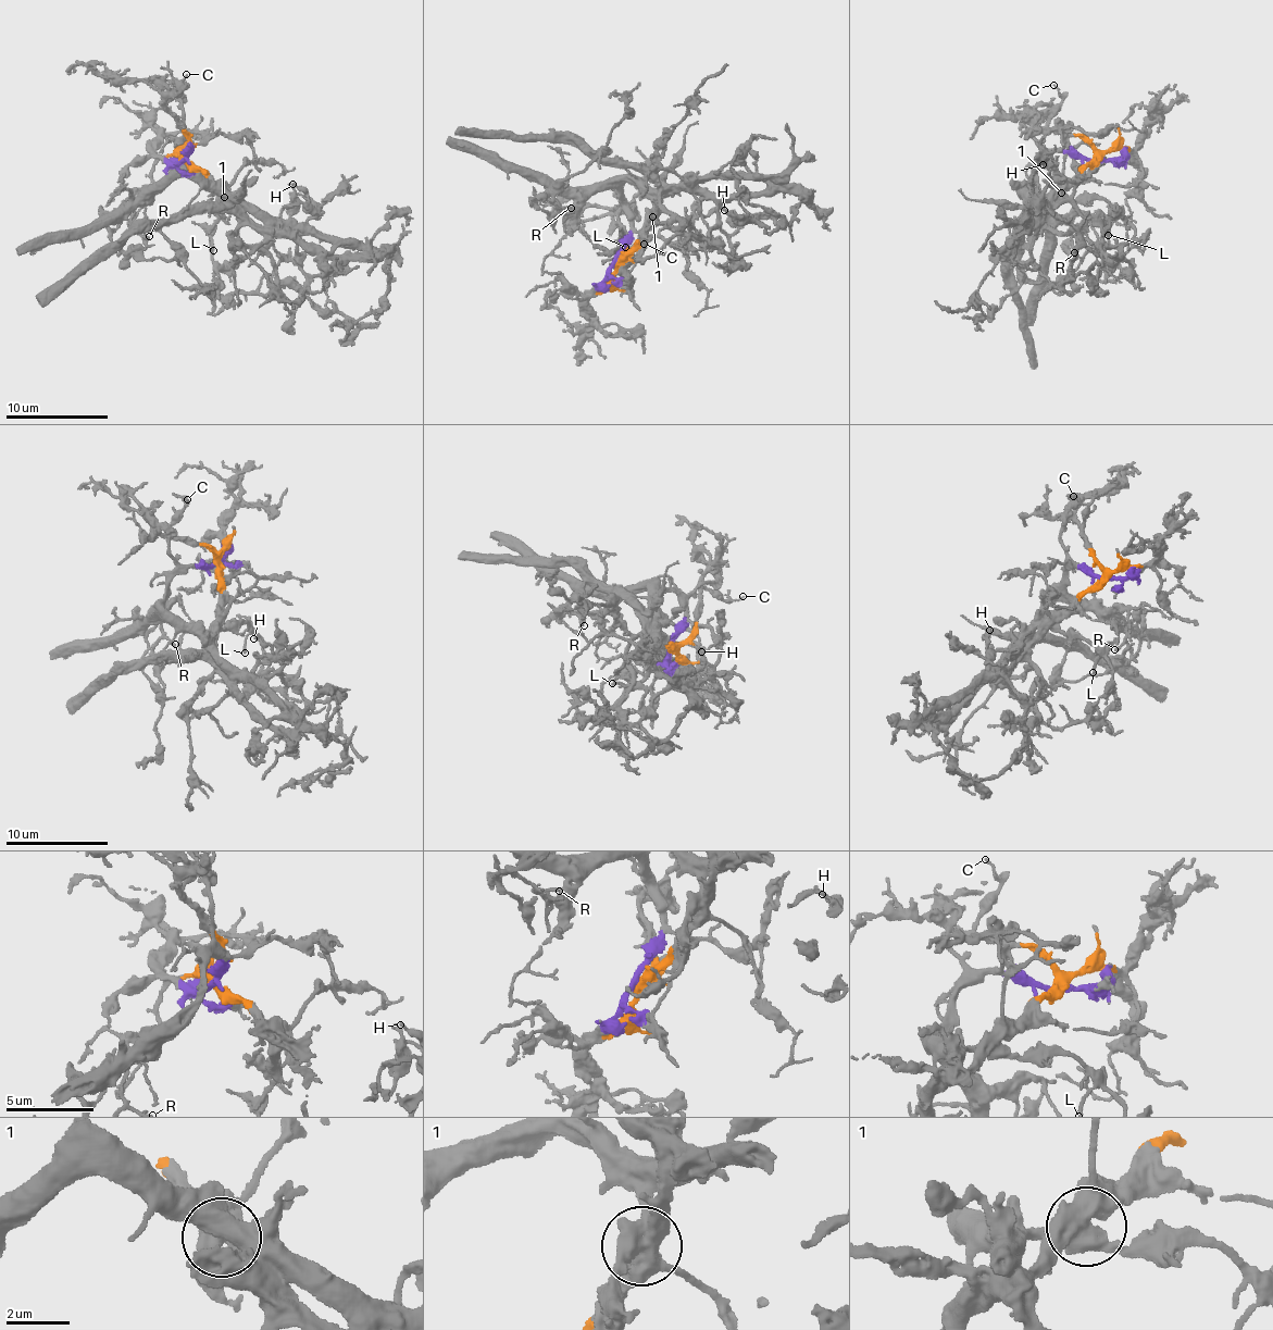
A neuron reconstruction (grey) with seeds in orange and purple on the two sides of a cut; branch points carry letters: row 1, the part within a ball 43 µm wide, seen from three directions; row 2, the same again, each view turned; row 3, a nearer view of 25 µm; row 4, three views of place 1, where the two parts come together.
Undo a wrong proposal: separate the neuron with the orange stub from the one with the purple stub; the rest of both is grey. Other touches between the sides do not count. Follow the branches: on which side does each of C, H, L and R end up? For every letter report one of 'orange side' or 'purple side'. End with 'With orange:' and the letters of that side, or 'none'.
C: orange side
H: orange side
L: purple side
R: purple side
With orange: C, H

